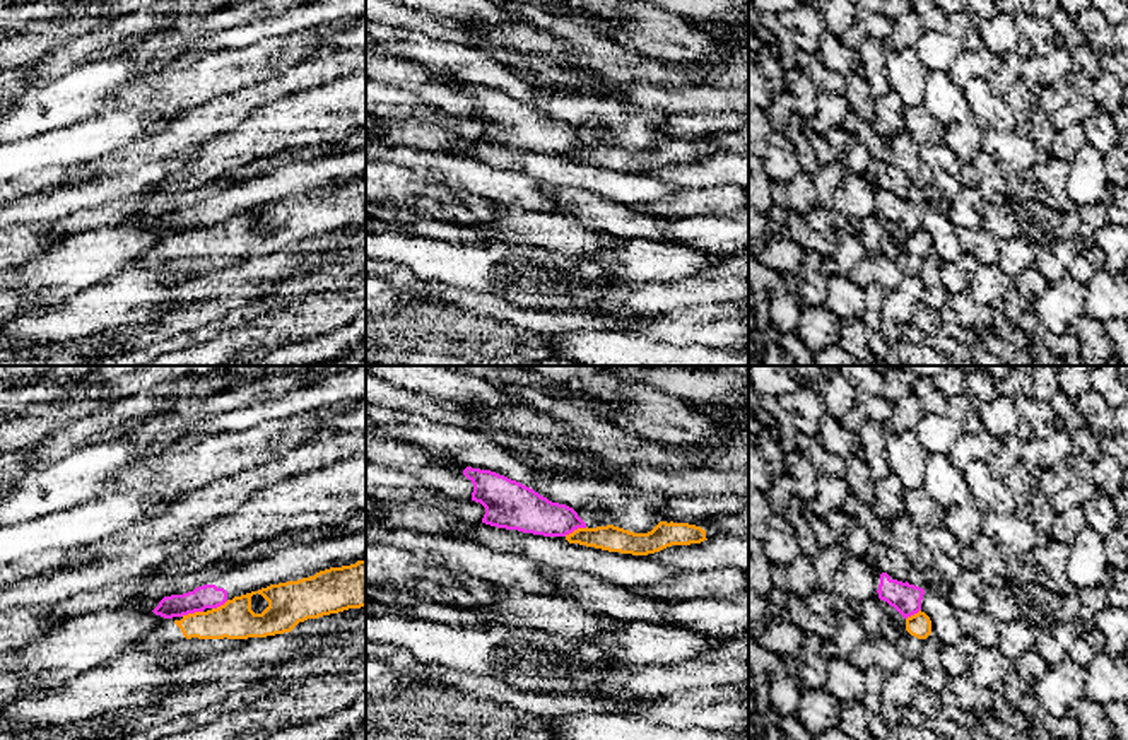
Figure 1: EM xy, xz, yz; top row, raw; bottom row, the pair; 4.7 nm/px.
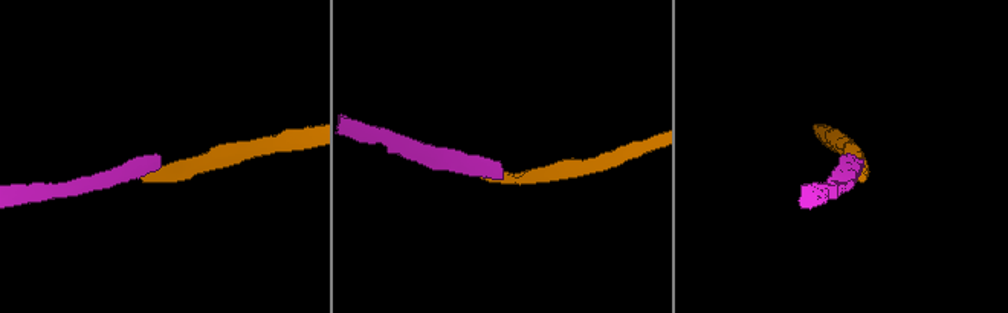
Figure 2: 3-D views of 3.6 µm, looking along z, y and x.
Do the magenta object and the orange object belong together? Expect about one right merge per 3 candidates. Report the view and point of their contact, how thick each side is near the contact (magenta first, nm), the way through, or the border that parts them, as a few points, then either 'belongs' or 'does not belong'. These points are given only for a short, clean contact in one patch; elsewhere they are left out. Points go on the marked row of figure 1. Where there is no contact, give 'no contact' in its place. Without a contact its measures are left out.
xz (575, 528) | 200/120 nm | along xz (587, 527), (578, 527), (564, 535) | does not belong

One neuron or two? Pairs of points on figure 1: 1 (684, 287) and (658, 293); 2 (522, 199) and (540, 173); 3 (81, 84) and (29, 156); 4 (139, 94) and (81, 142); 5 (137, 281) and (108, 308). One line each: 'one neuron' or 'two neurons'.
1: one neuron
2: two neurons
3: two neurons
4: two neurons
5: one neuron

